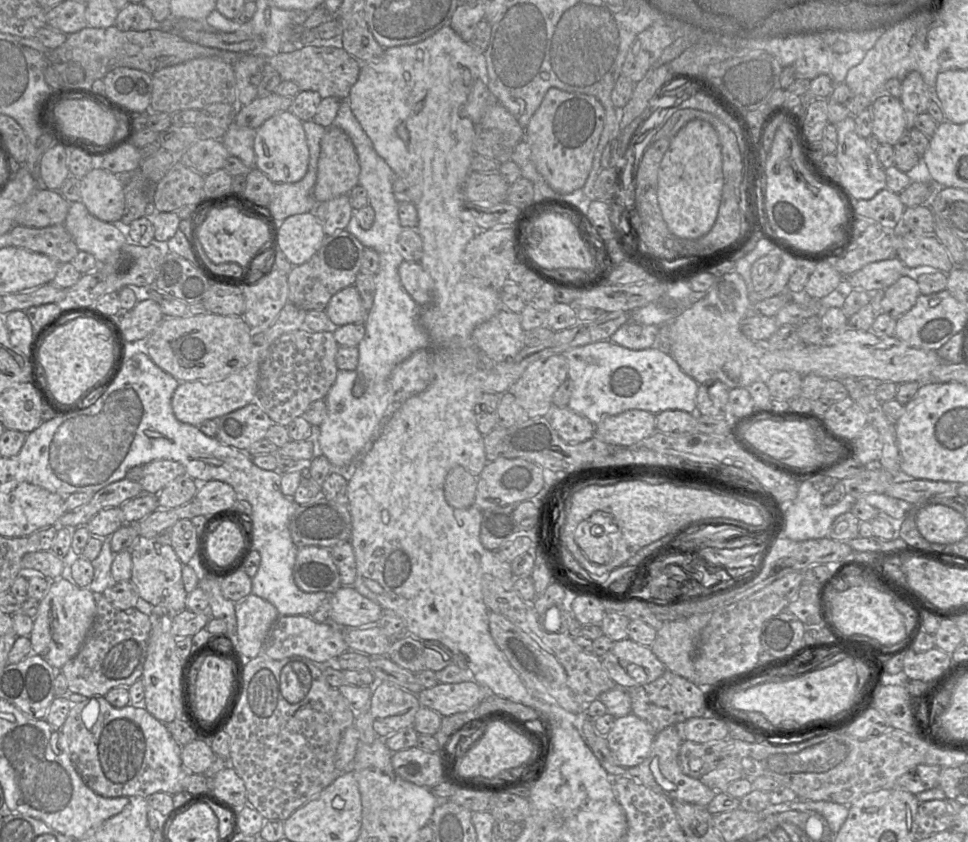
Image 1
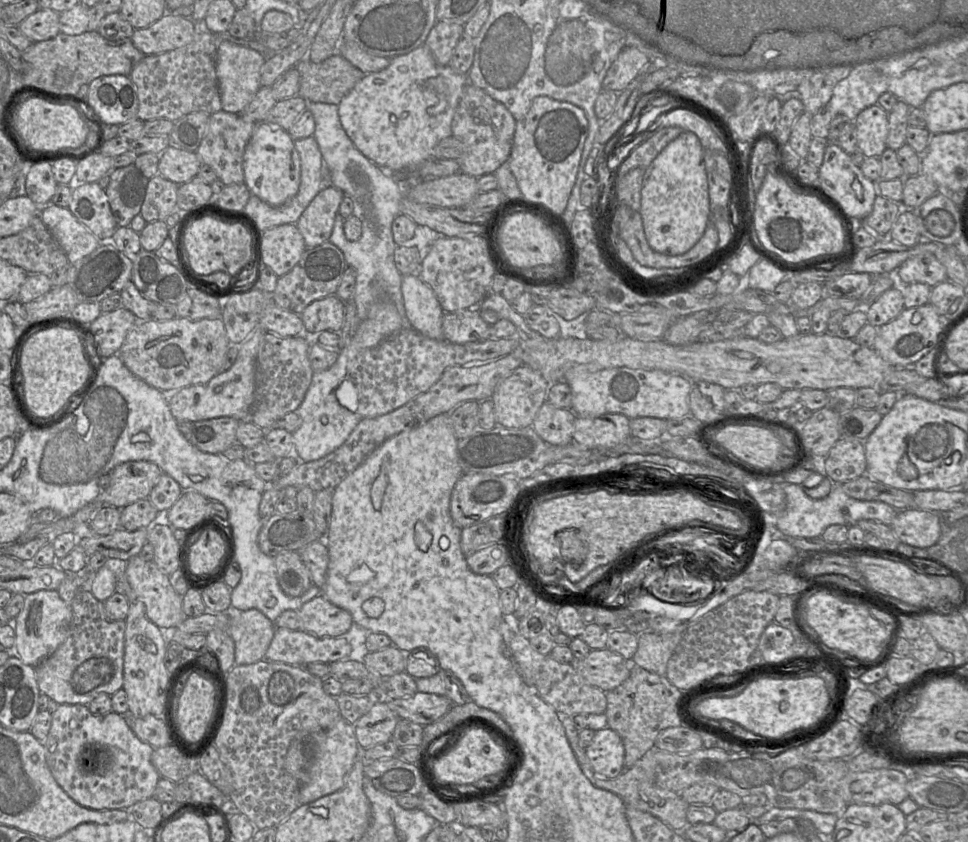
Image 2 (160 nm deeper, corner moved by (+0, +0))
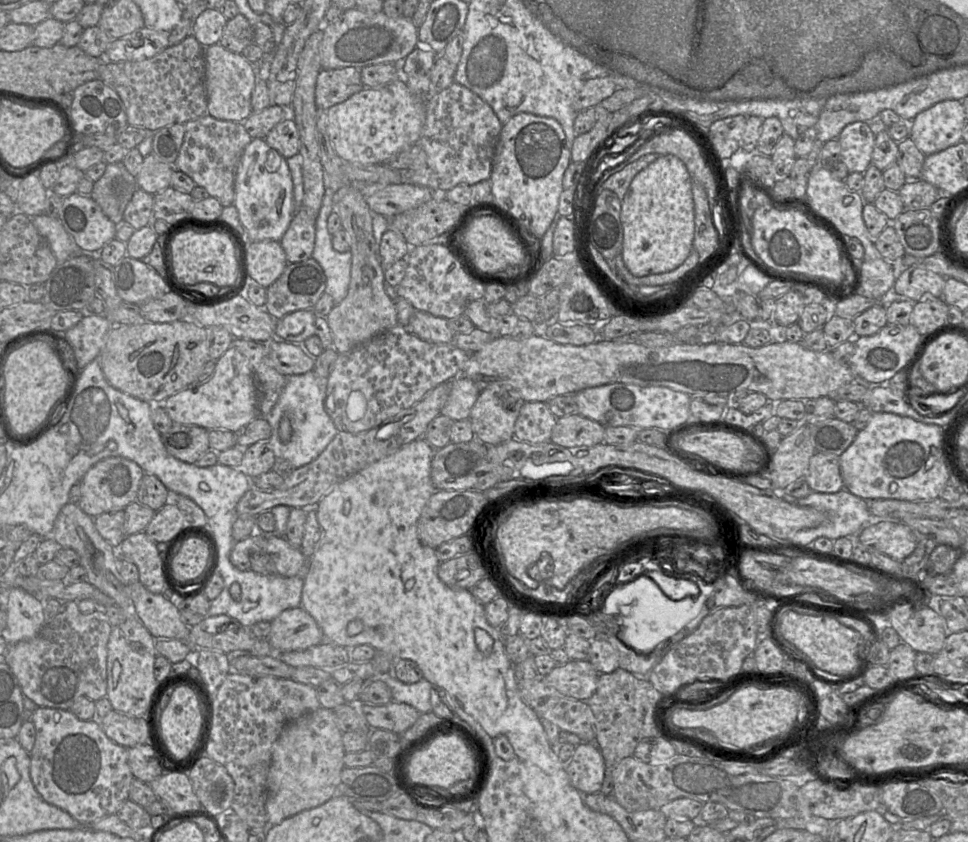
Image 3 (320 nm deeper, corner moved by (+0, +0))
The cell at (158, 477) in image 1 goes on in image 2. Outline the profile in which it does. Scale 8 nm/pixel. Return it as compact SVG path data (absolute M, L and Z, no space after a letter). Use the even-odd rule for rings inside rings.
M129 461L117 465L108 474L108 484L98 495L100 505L122 509L148 498L163 471L148 461Z

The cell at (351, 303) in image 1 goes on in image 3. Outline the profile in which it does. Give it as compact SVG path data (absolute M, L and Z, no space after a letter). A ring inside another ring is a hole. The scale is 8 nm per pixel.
M312 309L291 312L277 320L275 338L279 340L290 343L300 343L311 336L318 336L325 350L333 348L333 336L326 318L315 315Z

